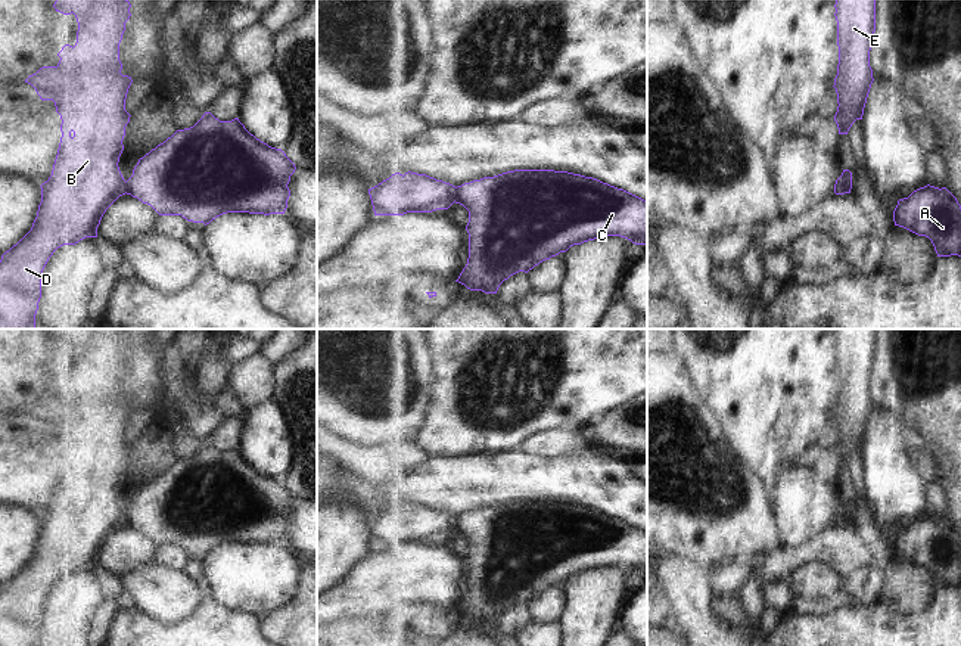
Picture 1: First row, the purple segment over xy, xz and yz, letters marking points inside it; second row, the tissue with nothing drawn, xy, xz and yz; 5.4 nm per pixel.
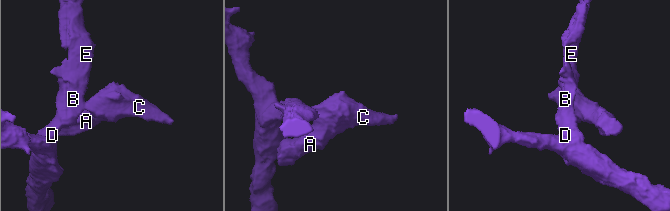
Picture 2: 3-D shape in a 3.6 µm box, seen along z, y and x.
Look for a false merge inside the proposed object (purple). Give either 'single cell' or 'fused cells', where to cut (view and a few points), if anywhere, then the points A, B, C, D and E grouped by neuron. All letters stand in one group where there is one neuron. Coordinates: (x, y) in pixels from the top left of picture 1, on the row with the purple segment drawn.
fused cells; cut xz (454, 188), (456, 201); groups A C / B D E

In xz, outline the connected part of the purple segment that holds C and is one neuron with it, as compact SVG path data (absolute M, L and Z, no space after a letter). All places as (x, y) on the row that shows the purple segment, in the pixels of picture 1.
M514 170L455 187L455 204L469 211L469 258L455 282L497 294L510 276L528 273L573 245L604 236L647 243L647 201L593 177L554 170Z

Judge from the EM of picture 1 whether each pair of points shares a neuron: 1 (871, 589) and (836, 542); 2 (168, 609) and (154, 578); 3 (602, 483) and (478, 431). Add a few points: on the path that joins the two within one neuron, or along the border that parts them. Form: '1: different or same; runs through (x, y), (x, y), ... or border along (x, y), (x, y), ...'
1: different; border along (879, 565), (855, 572), (848, 581)
2: same; runs through (168, 602), (168, 598), (156, 586)
3: different; border along (523, 450), (488, 455)

